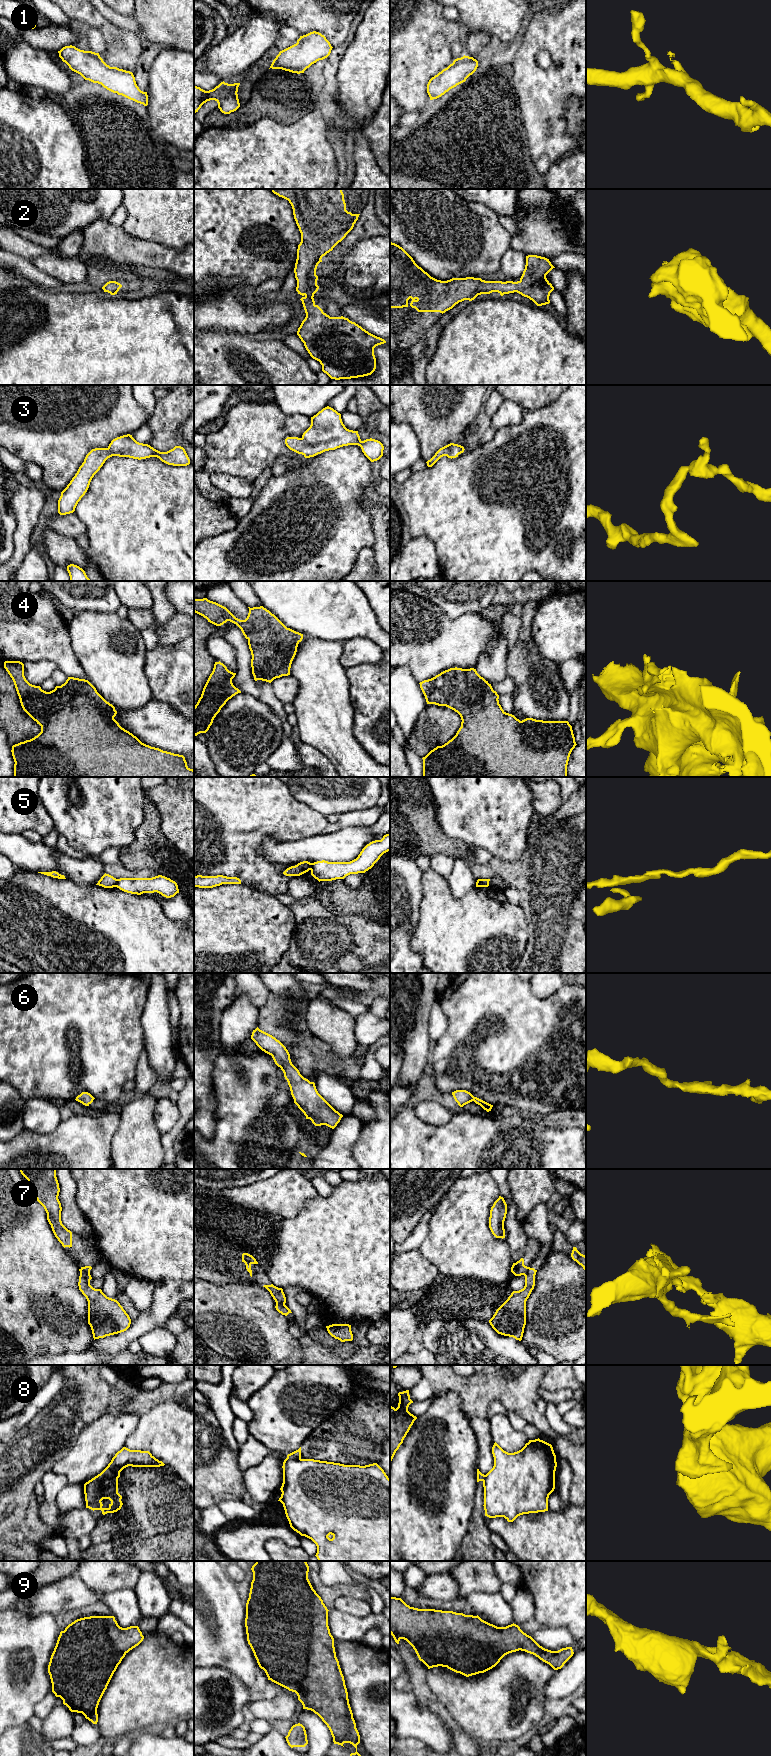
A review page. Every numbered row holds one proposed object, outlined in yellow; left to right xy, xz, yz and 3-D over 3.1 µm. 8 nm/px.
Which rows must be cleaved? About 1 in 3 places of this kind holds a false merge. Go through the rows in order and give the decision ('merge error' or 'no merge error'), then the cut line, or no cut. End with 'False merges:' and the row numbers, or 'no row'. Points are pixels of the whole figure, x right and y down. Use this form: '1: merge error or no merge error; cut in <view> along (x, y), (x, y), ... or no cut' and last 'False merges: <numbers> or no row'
1: no merge error; no cut
2: no merge error; no cut
3: no merge error; no cut
4: no merge error; no cut
5: merge error; cut in xy along (117, 879), (115, 886)
6: no merge error; no cut
7: merge error; cut in xz along (276, 1303), (284, 1304)
8: merge error; cut in xz along (287, 1457), (300, 1458)
9: no merge error; no cut
False merges: 5, 7, 8

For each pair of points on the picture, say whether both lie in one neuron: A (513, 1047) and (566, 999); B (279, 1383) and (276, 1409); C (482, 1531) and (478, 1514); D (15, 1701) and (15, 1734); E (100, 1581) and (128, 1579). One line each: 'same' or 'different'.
A: same
B: same
C: same
D: different
E: same

